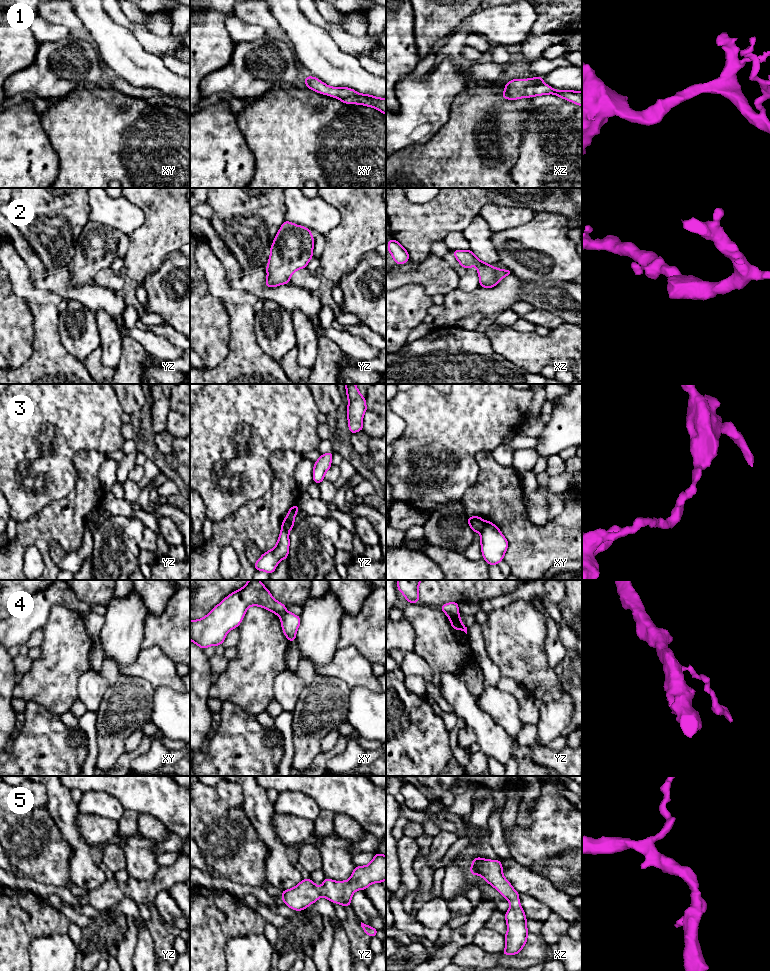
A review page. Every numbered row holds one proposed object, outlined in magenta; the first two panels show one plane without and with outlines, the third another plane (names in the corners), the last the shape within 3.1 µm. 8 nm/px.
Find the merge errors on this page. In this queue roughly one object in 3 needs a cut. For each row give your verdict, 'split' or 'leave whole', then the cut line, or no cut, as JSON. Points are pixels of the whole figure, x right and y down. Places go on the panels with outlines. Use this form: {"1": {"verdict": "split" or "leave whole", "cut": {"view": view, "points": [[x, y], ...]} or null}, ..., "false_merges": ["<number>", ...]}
{"1": {"verdict": "leave whole", "cut": null}, "2": {"verdict": "leave whole", "cut": null}, "3": {"verdict": "split", "cut": {"view": "xy", "points": [[485, 521], [480, 531]]}}, "4": {"verdict": "split", "cut": {"view": "yz", "points": [[448, 615], [459, 617]]}}, "5": {"verdict": "leave whole", "cut": null}, "false_merges": ["3", "4"]}

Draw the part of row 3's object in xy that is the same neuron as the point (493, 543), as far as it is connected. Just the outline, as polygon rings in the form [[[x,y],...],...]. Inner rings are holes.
[[[488,520],[485,521],[481,530],[480,543],[483,559],[488,565],[498,565],[509,546],[500,529]]]

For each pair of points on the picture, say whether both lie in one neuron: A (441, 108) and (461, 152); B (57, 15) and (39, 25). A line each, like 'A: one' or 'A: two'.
A: two
B: two

